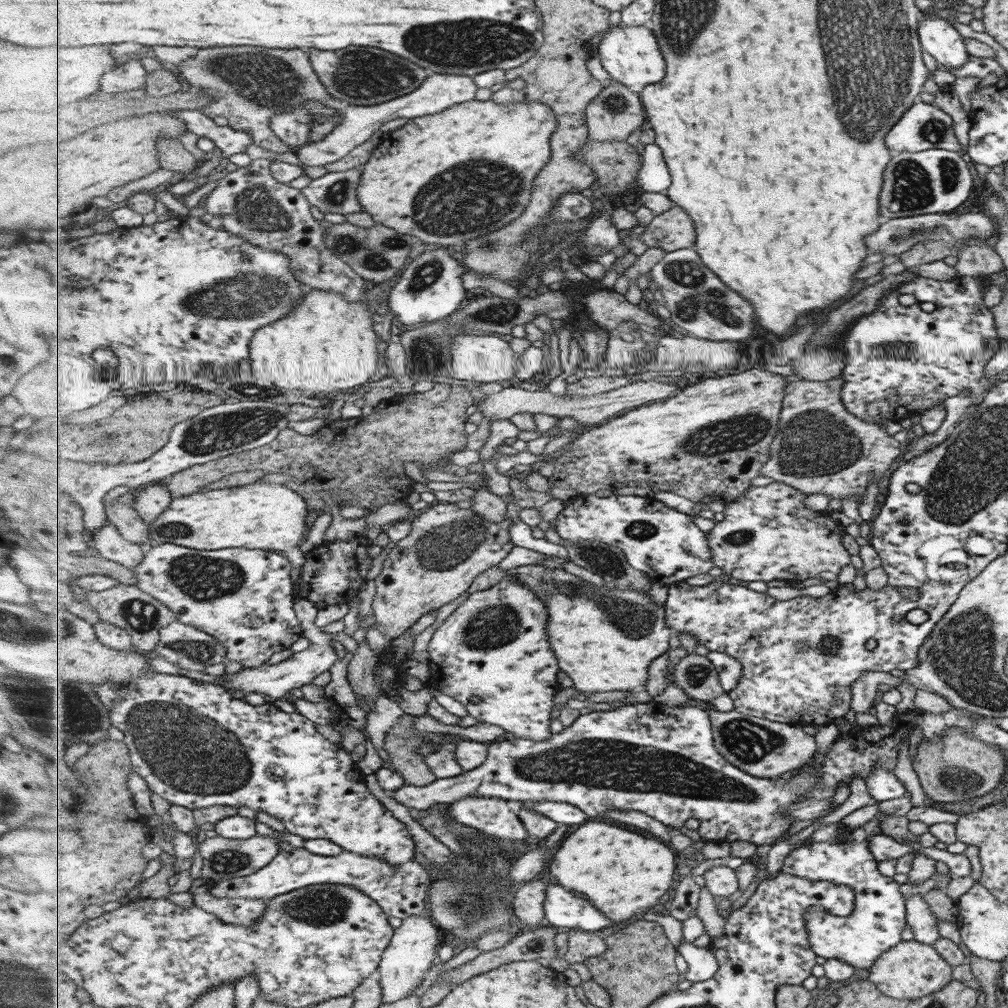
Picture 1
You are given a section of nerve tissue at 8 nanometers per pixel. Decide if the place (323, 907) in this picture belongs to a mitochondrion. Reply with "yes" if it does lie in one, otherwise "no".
yes

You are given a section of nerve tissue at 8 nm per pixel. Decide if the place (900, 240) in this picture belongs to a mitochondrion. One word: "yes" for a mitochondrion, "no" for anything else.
yes

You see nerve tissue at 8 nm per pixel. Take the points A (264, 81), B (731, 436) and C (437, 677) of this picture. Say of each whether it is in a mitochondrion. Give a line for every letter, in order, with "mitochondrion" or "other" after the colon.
A: mitochondrion
B: mitochondrion
C: other

